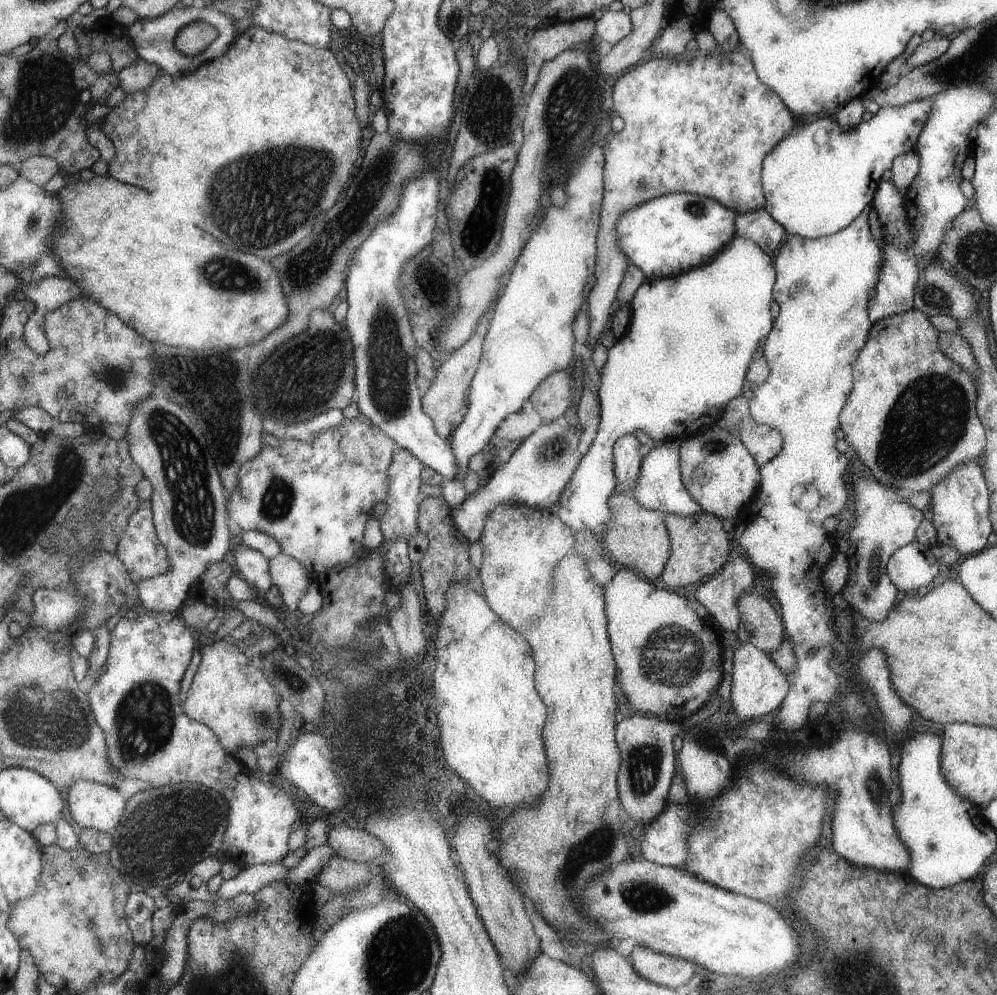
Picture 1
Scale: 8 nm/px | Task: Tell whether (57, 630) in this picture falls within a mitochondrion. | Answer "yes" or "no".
no

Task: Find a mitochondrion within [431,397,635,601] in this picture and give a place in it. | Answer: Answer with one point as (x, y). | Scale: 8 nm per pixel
(549, 451)

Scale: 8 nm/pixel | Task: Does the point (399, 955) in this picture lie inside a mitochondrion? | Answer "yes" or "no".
yes

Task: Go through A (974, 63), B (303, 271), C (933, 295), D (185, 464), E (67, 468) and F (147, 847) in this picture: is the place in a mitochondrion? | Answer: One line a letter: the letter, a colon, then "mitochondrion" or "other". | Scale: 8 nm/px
A: mitochondrion
B: mitochondrion
C: mitochondrion
D: mitochondrion
E: mitochondrion
F: mitochondrion

